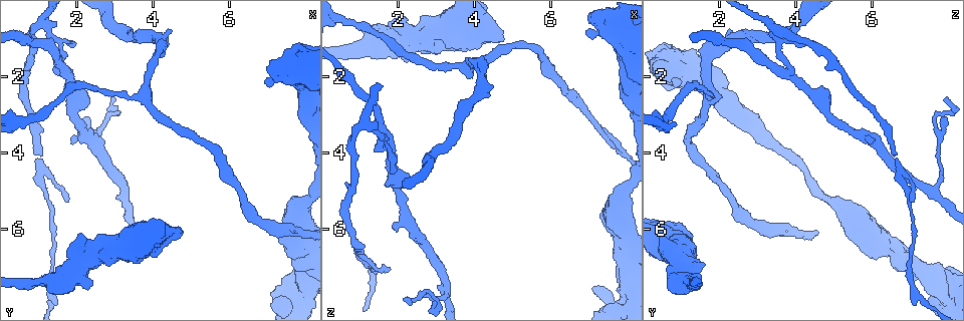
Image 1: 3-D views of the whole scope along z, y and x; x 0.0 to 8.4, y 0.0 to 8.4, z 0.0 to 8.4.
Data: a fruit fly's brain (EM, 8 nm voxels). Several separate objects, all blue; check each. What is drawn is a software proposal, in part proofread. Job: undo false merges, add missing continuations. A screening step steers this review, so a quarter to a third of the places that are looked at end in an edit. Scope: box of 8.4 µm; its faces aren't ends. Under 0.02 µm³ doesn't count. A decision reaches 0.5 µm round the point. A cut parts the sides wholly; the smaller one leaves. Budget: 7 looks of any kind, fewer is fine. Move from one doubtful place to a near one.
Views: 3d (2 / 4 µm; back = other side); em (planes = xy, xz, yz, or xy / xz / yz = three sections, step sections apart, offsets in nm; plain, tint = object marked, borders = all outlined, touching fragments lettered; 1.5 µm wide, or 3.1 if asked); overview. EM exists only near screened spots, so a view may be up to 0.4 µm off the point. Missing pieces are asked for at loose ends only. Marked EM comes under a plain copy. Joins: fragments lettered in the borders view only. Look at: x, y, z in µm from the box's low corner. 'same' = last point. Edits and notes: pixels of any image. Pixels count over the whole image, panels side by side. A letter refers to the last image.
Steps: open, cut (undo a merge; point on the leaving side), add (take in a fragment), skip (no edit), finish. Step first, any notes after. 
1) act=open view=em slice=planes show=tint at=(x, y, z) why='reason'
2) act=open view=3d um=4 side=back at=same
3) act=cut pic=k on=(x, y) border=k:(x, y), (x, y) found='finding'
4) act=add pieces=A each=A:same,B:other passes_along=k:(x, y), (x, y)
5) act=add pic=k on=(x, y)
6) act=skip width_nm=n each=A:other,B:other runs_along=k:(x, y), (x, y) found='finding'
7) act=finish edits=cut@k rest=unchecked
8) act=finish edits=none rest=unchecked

act=open view=3d um=4 at=(6.90, 2.15, 0.80) why='free end'

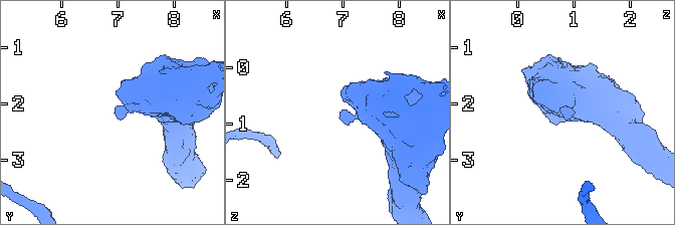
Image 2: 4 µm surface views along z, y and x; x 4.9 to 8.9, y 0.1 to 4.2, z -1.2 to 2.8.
act=open view=em slice=xz step=4 show=tint at=(6.90, 2.10, 0.80)

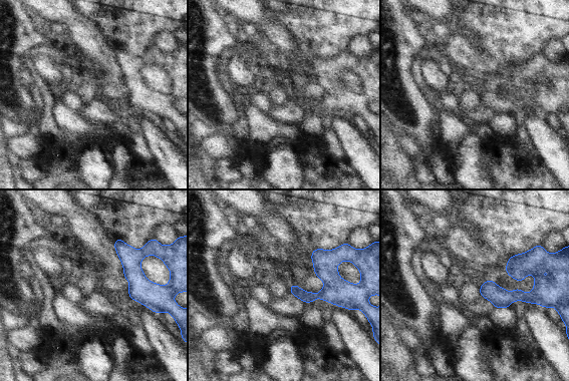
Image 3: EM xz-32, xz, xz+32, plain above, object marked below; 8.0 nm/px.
act=open view=em slice=planes show=borders at=same

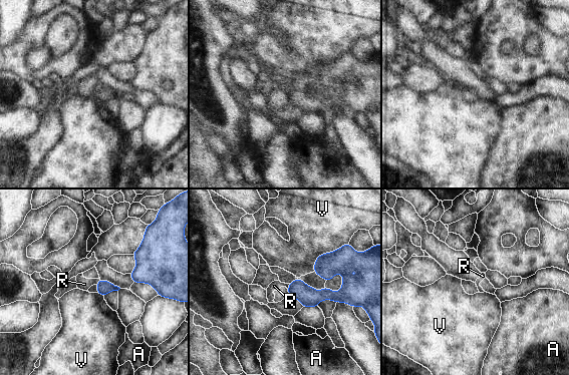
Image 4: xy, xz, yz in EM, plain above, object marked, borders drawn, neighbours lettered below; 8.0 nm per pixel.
act=skip each=A:other,R:other,V:other border=4:(99, 279), (95, 284) found='no lettered fragment goes on from it'

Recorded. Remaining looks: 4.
act=open view=em slice=xy step=4 show=tint at=(3.25, 4.90, 7.55) why='three-way junction'

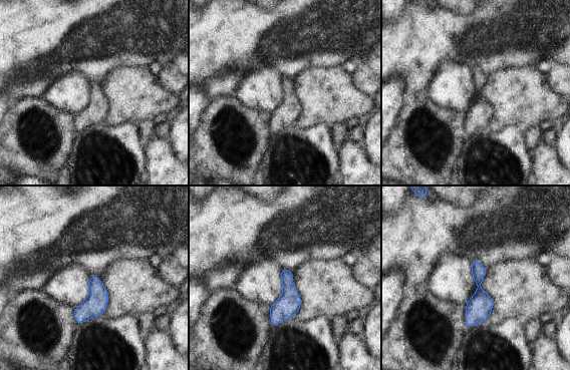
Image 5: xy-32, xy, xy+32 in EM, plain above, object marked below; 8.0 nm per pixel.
act=open view=em slice=planes show=borders at=same

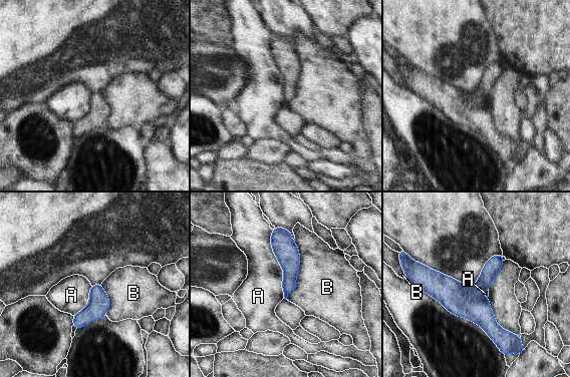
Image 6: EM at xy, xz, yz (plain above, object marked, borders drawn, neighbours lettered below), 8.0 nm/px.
act=skip width_nm=160 each=A:other,B:other runs_along=6:(407, 267), (467, 302), (503, 333) found='one neuron here'

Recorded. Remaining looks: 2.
act=open view=em slice=planes show=borders at=(2.90, 2.55, 7.95) why='thin end'

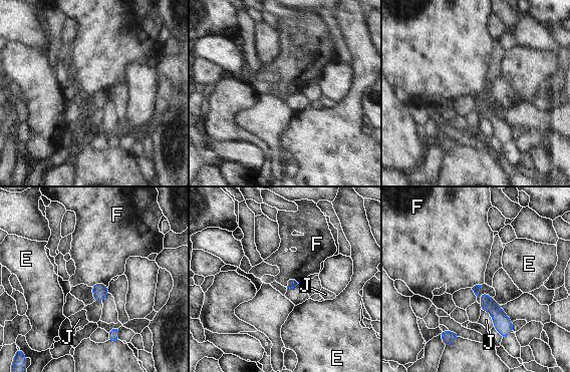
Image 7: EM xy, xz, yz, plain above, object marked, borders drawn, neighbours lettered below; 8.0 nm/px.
act=skip each=E:other,F:other,J:other found='no lettered fragment goes on from it'

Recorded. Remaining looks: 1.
act=finish edits=none rest=unchecked

